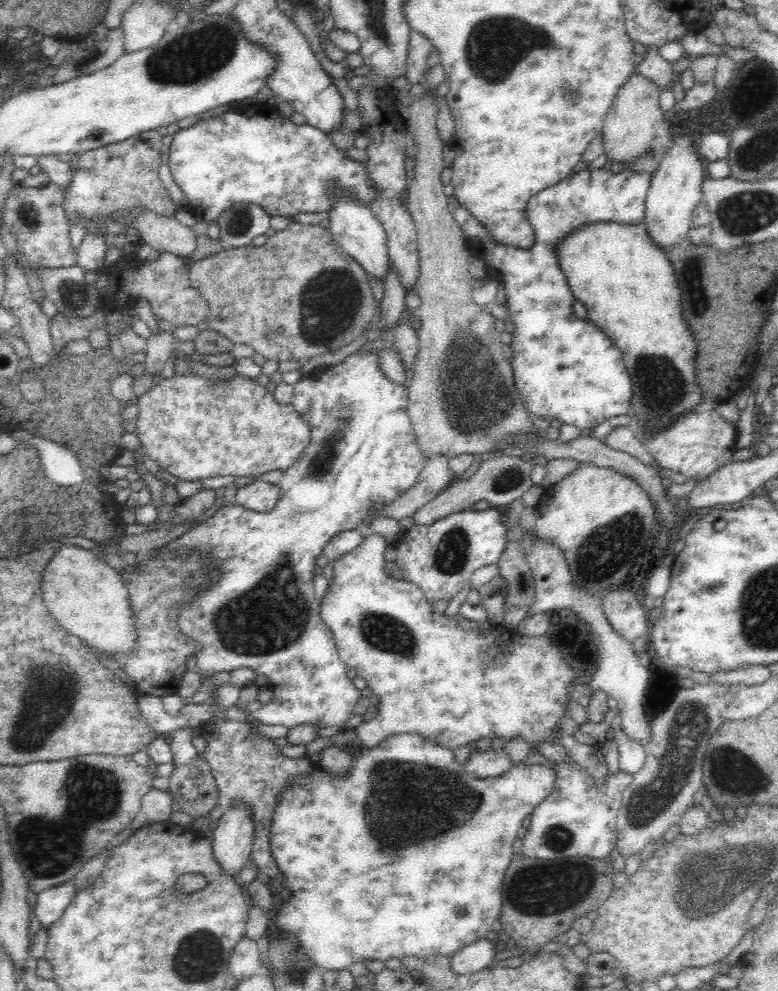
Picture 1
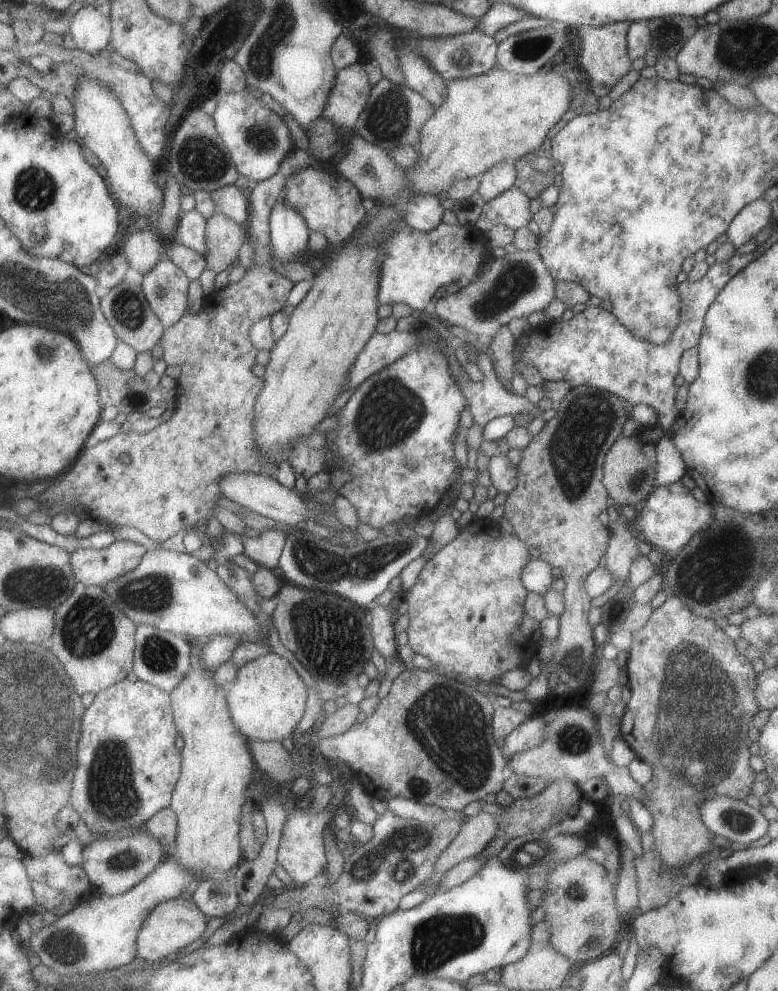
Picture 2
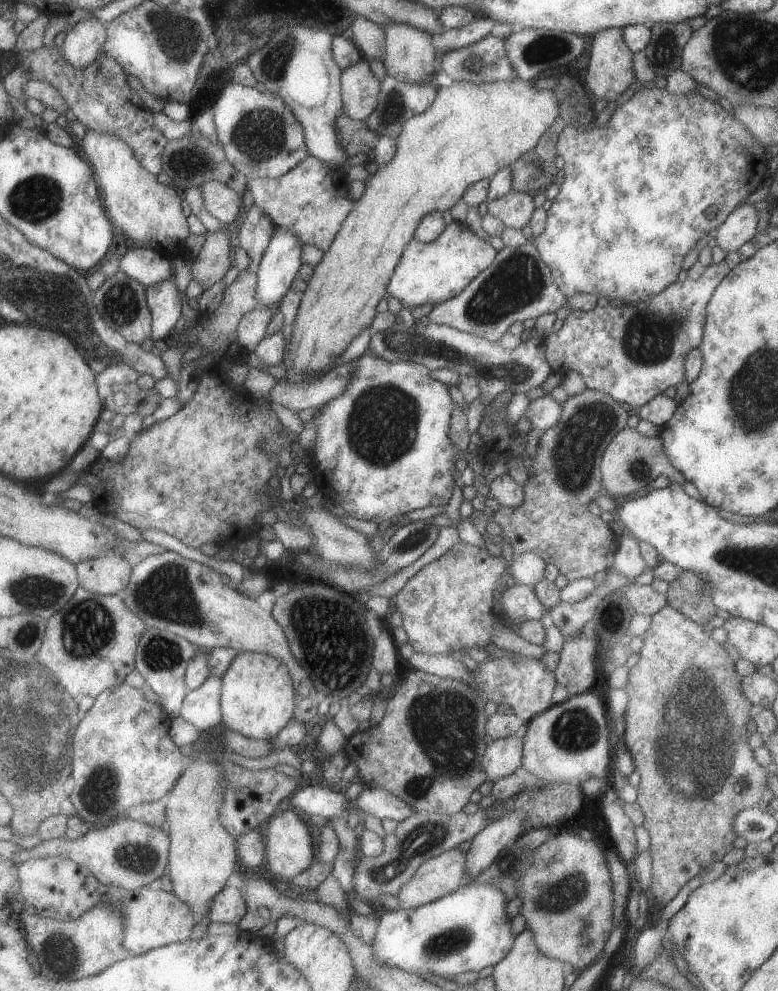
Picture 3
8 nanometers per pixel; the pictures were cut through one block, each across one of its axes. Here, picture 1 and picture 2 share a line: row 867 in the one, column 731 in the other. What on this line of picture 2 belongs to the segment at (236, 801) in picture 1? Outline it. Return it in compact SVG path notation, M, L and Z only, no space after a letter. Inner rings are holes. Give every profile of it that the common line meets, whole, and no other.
M754 251L743 255L734 254L725 262L715 261L699 282L686 280L677 284L679 320L669 342L665 344L654 345L637 340L628 334L628 330L613 316L612 311L588 303L571 319L550 324L546 333L535 334L530 341L525 336L520 338L514 344L514 349L519 353L515 360L533 366L543 382L566 382L570 387L591 386L618 396L628 407L639 403L651 406L657 414L656 424L666 435L679 416L675 406L677 387L673 381L678 373L681 355L698 345L705 311L721 288L758 254Z

